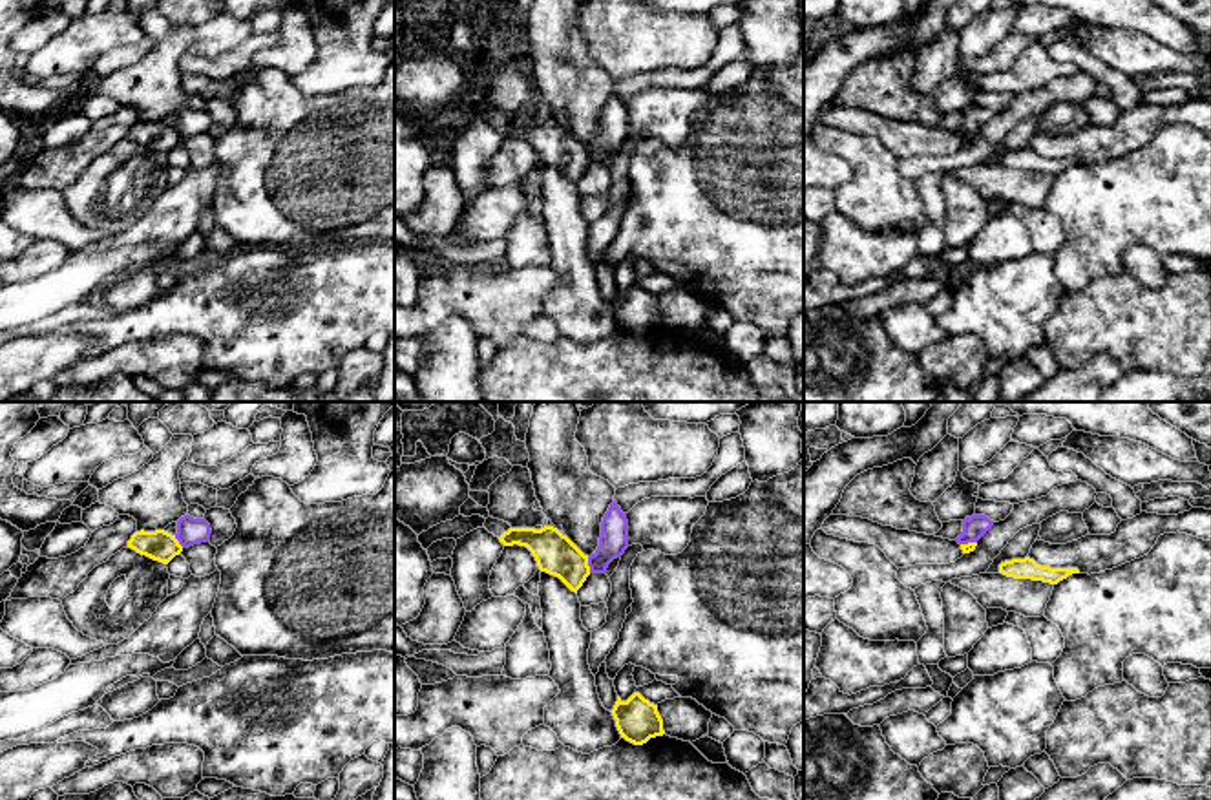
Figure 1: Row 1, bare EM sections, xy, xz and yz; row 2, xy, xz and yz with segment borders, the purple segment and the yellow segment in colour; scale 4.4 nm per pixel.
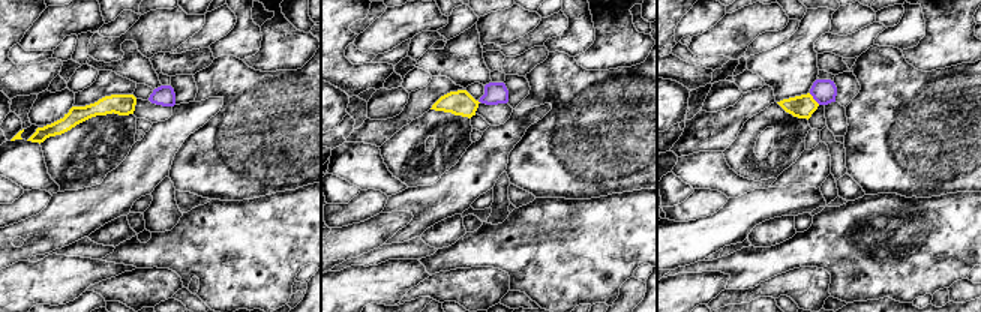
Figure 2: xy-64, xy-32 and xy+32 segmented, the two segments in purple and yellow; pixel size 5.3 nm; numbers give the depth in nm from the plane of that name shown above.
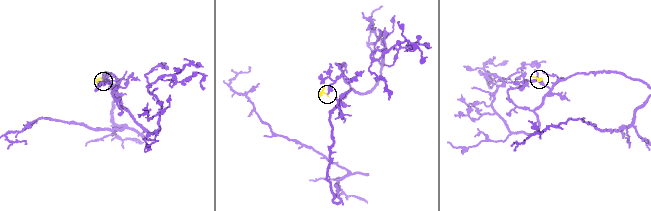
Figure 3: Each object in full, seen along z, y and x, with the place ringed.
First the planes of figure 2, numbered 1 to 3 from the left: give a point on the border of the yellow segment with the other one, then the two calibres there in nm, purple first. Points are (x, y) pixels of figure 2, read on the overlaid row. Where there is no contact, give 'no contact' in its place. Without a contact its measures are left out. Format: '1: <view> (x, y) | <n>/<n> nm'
1: no contact
2: no contact
3: xy+32 (815, 99) | 140/120 nm

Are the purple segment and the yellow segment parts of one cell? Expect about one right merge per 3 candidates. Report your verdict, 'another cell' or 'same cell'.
another cell

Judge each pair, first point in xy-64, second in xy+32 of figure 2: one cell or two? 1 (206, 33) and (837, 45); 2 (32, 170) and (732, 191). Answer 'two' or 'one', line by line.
1: one
2: one

